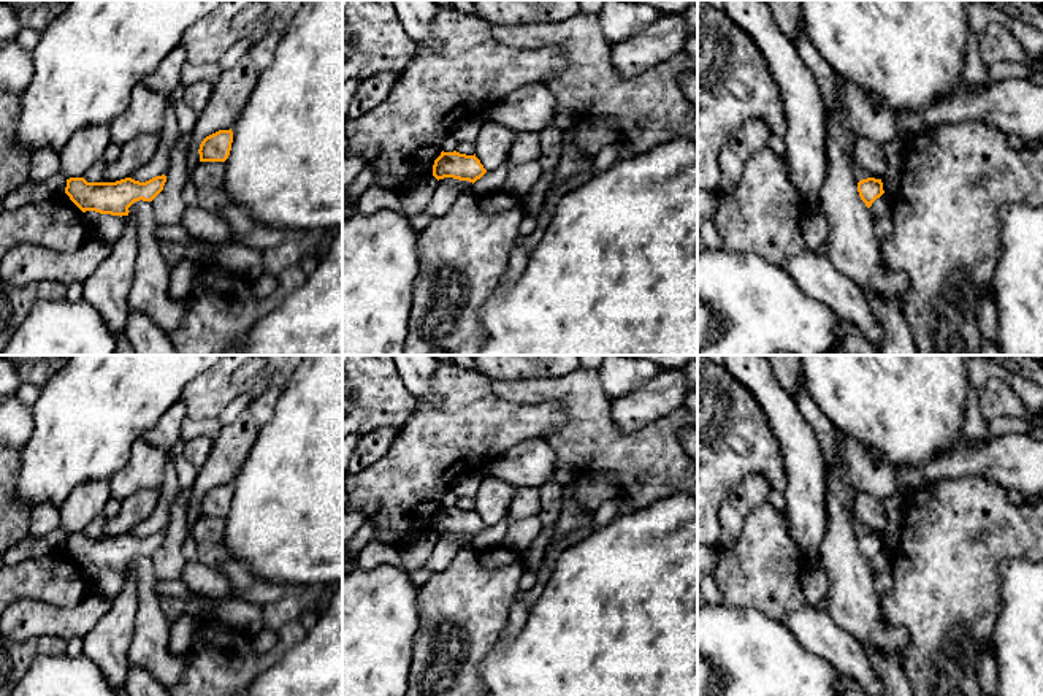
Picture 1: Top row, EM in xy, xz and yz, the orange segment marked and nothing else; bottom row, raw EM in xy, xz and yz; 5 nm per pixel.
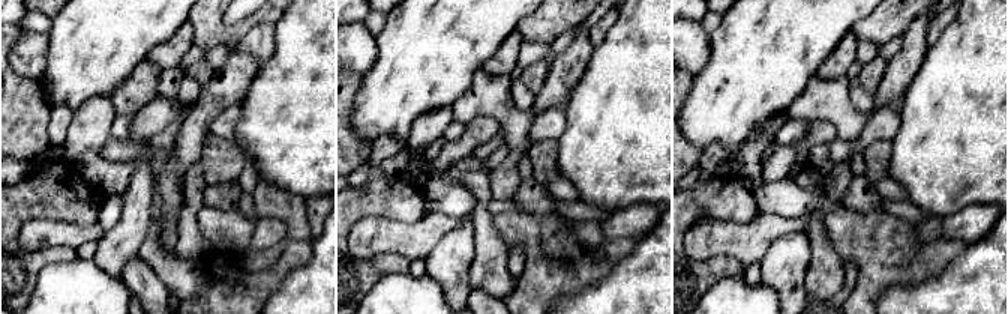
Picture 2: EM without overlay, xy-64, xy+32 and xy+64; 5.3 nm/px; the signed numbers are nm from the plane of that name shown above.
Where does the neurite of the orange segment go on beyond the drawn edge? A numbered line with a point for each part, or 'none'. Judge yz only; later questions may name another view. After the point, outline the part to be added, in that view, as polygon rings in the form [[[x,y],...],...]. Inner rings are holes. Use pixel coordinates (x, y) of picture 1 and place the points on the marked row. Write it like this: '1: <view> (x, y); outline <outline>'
none

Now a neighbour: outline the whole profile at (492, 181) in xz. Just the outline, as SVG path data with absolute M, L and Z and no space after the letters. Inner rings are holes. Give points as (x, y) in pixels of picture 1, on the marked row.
M507 160L499 168L487 171L480 179L472 185L474 193L491 193L504 190L504 179L510 170L512 163Z

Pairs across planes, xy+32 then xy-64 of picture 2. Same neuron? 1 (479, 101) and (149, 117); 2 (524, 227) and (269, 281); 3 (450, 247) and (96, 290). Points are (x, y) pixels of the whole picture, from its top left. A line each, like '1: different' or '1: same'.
1: different
2: same
3: different

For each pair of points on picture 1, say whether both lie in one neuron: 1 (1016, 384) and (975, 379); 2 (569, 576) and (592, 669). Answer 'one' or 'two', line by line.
1: one
2: one

